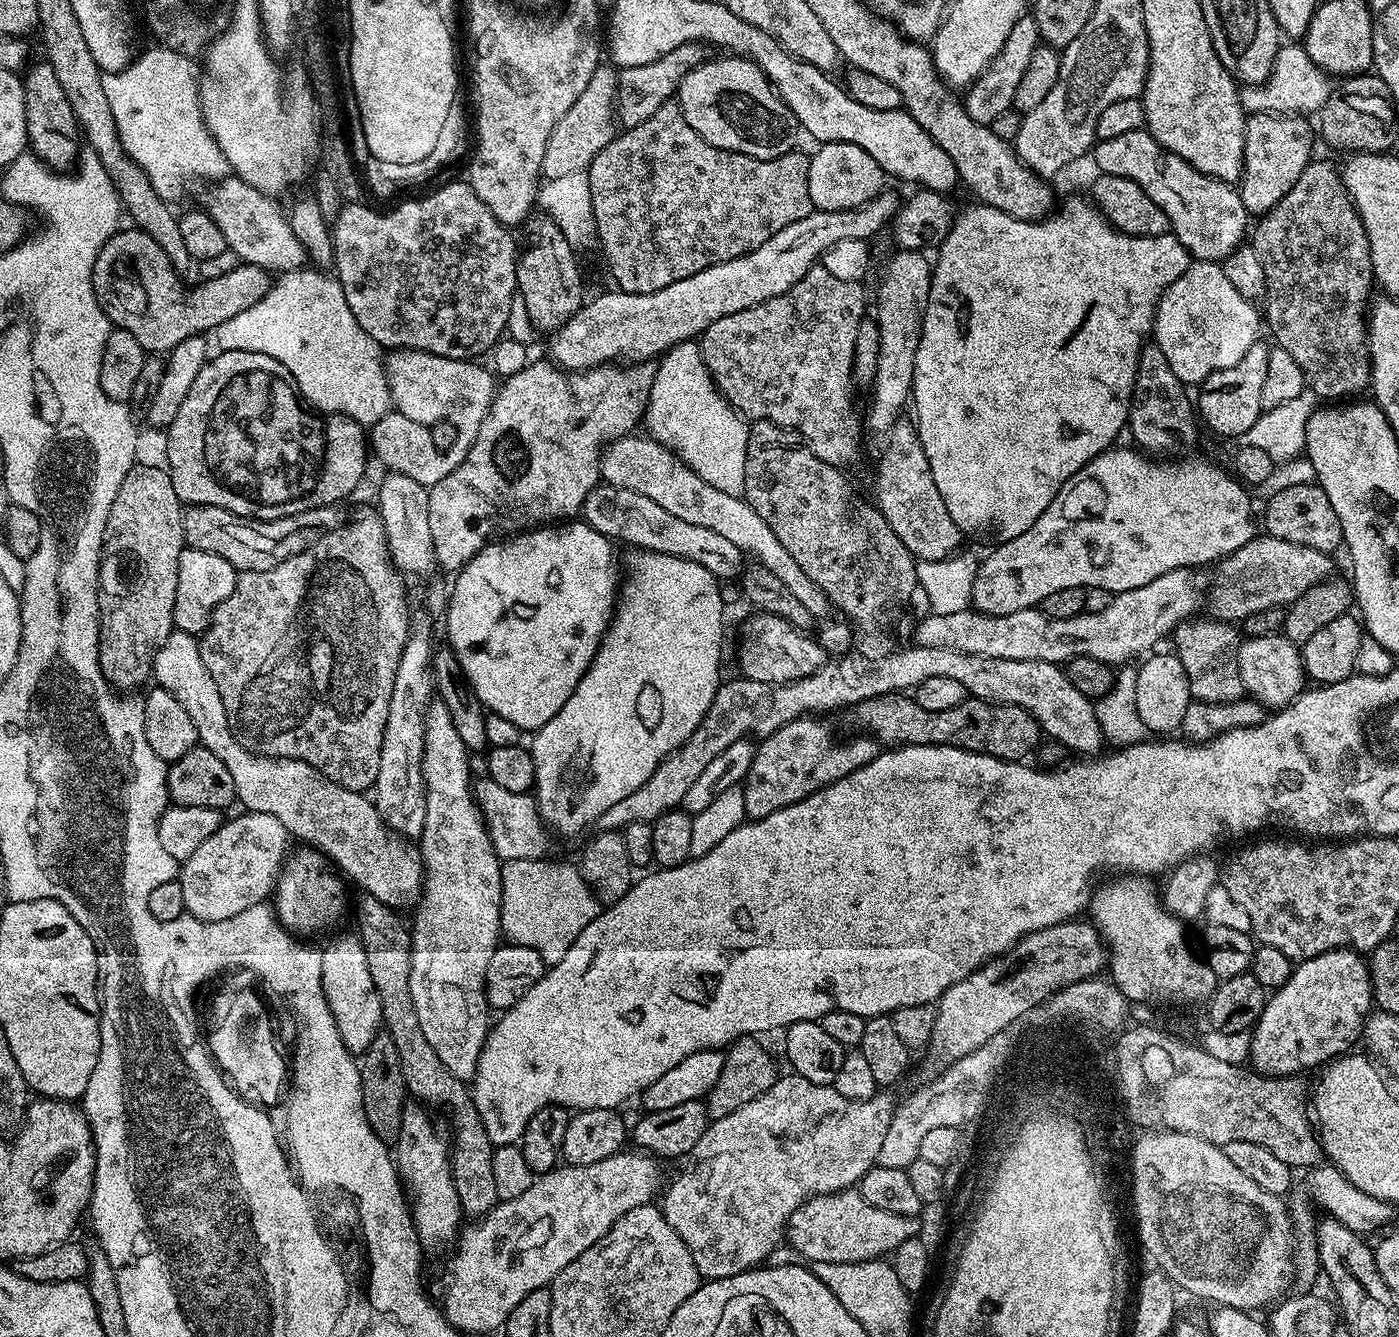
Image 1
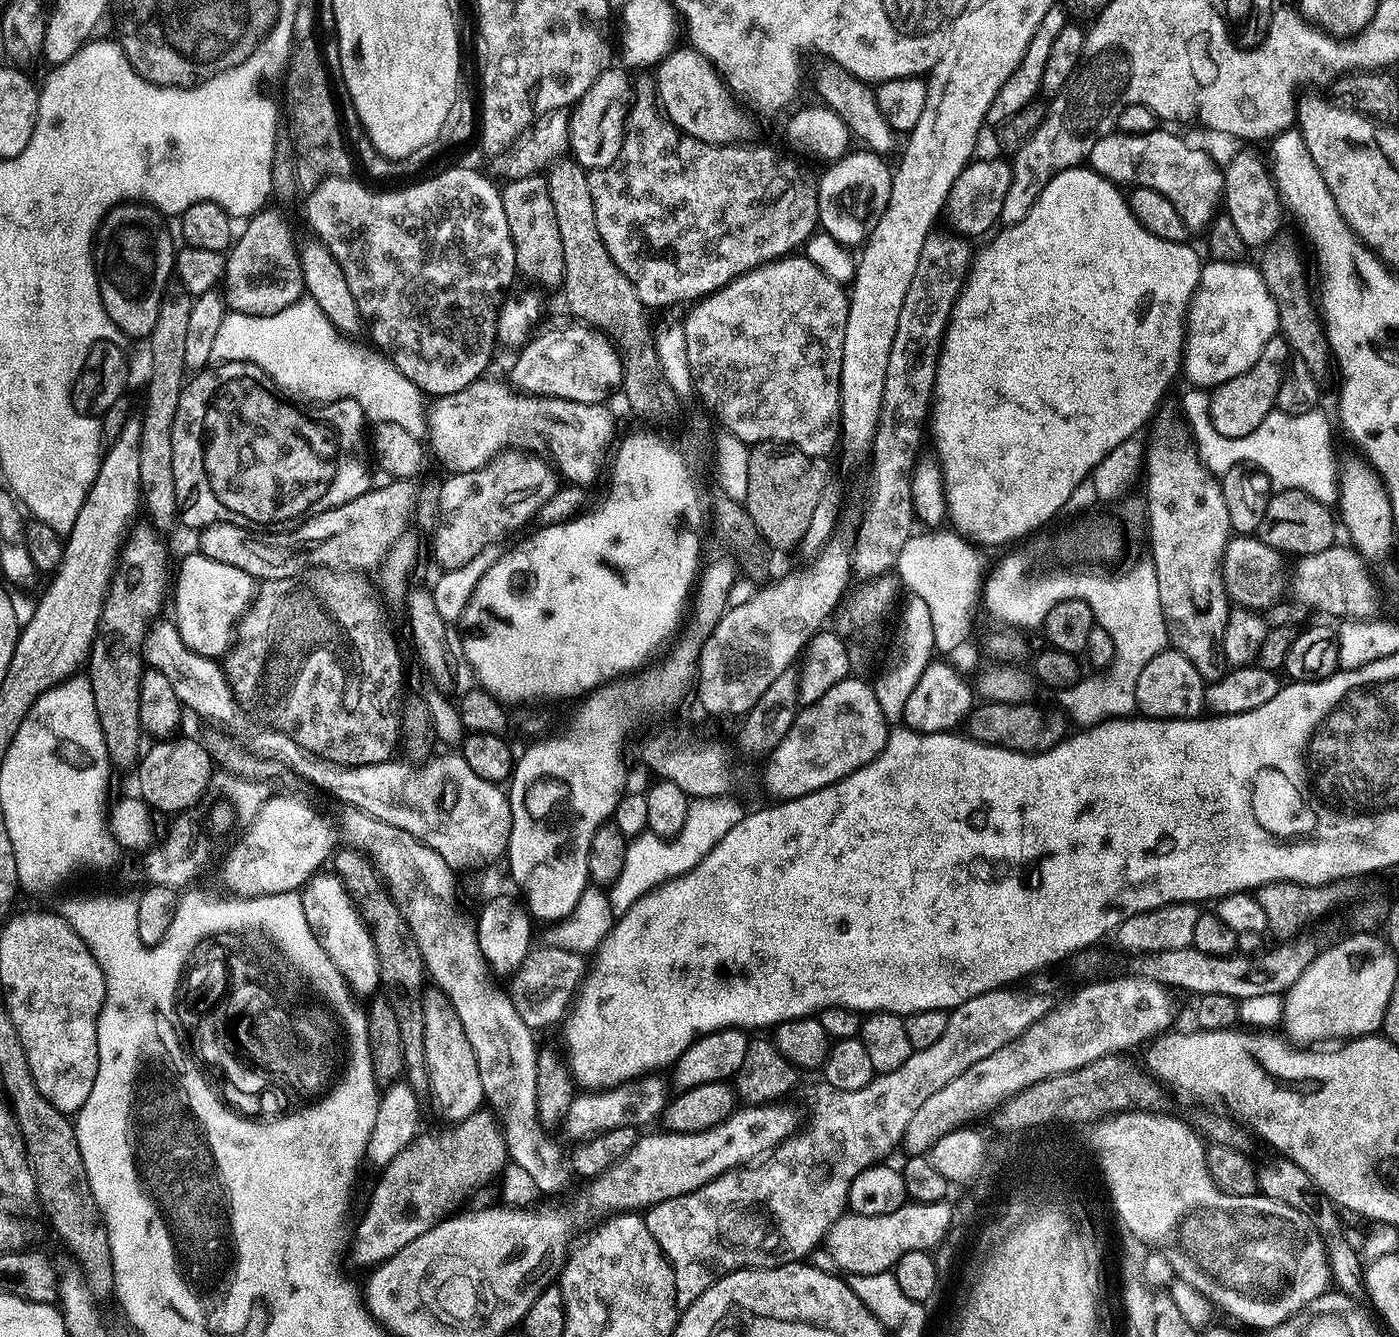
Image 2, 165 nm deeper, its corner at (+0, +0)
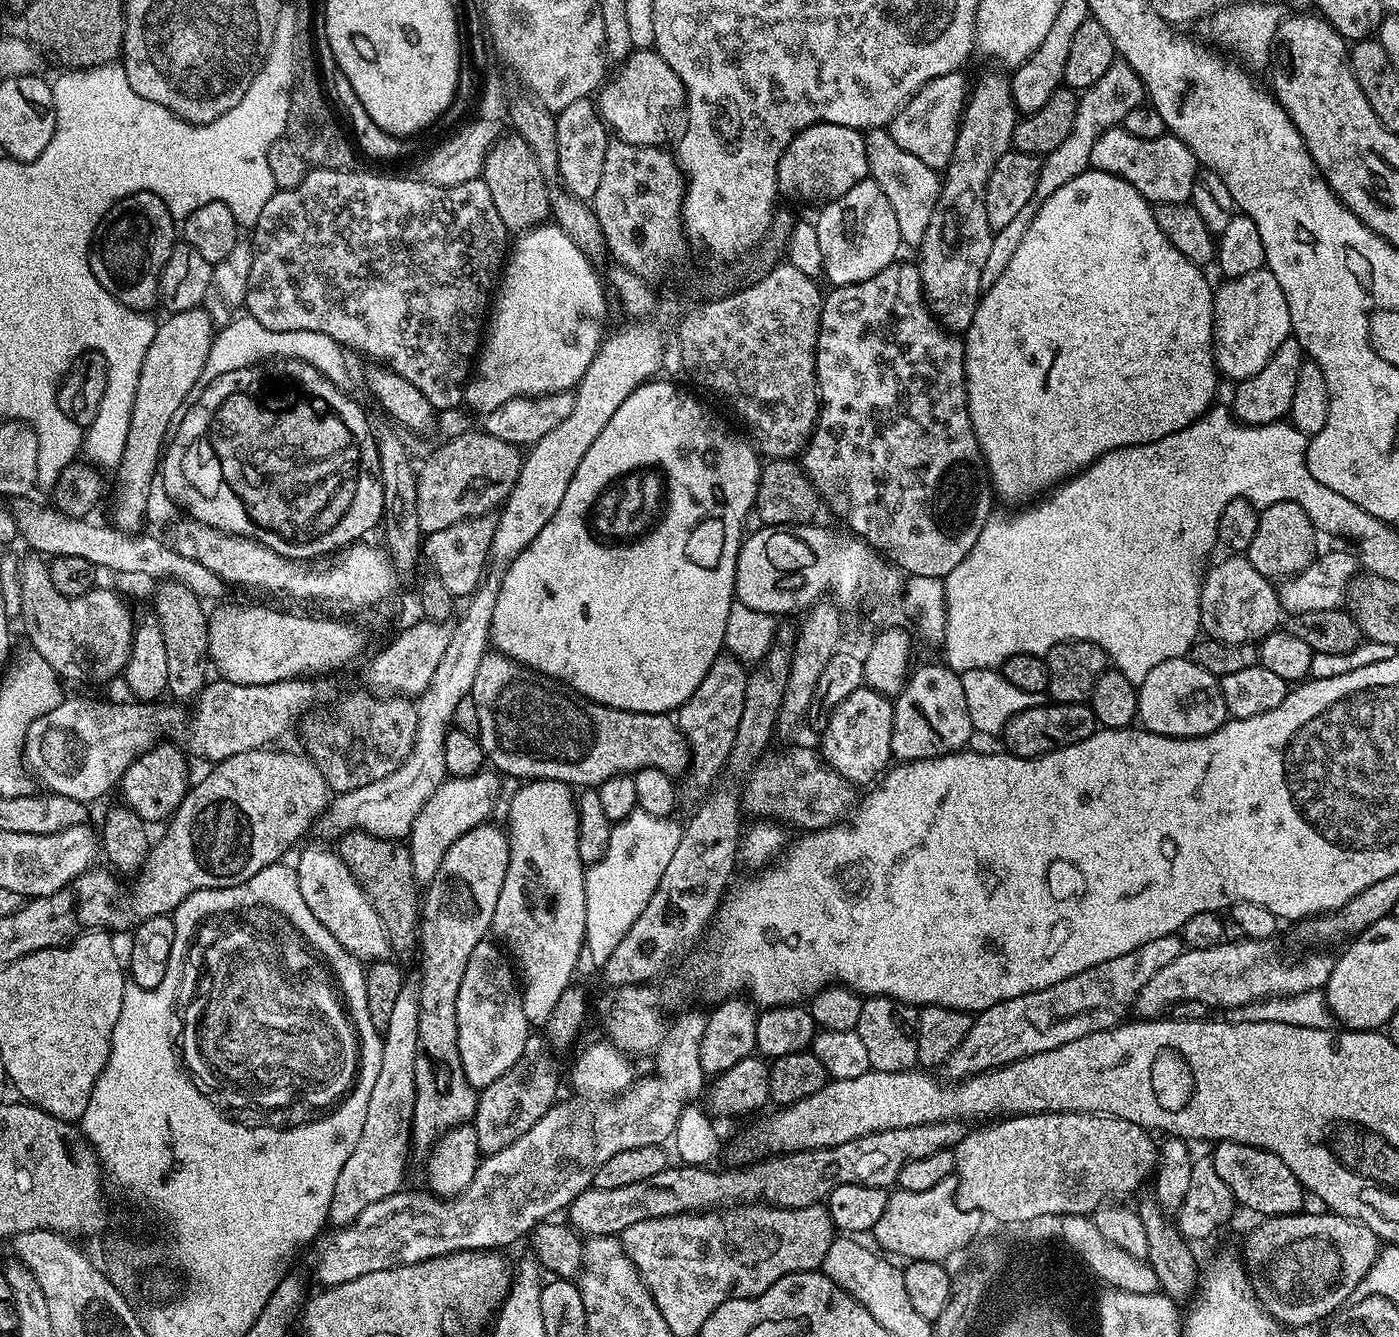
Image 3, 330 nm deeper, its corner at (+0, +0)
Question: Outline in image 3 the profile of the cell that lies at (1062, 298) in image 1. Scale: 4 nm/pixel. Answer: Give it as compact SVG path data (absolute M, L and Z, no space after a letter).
M1095 170L1078 174L1078 178L1066 182L1066 186L1062 186L1062 190L1054 190L1054 194L1050 194L1050 198L1046 198L1046 202L1042 202L1042 210L1038 210L1038 214L1034 218L1034 222L1030 222L1026 234L1022 234L1022 242L1018 242L1018 250L1014 250L1014 258L1010 258L1010 266L1006 266L1006 270L1002 270L1002 278L998 278L998 282L994 282L994 286L990 286L981 295L968 331L963 333L962 336L964 342L964 381L966 382L966 390L968 391L968 413L970 414L972 429L976 435L976 441L980 444L980 450L984 453L984 462L988 466L990 483L995 495L999 499L1000 496L1004 500L1024 500L1027 496L1032 496L1030 498L1039 497L1041 494L1056 488L1061 482L1075 476L1077 472L1083 472L1099 456L1104 456L1107 452L1115 452L1117 448L1134 448L1166 438L1170 434L1174 434L1178 430L1190 426L1198 417L1203 416L1209 408L1213 407L1215 400L1212 399L1216 396L1216 376L1218 377L1216 357L1214 355L1214 337L1212 334L1214 288L1213 285L1208 285L1207 278L1200 273L1203 271L1197 265L1191 264L1170 243L1166 238L1166 234L1162 234L1162 230L1158 230L1158 222L1154 222L1152 210L1153 205L1145 200L1143 194L1133 184L1128 184L1120 176L1111 176L1108 172L1098 172Z

